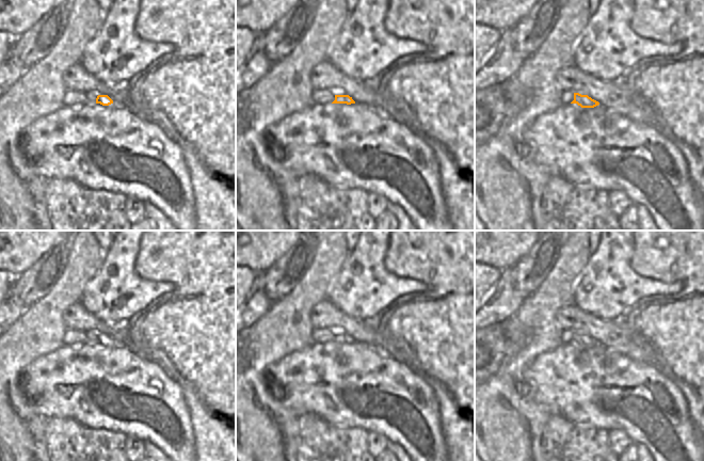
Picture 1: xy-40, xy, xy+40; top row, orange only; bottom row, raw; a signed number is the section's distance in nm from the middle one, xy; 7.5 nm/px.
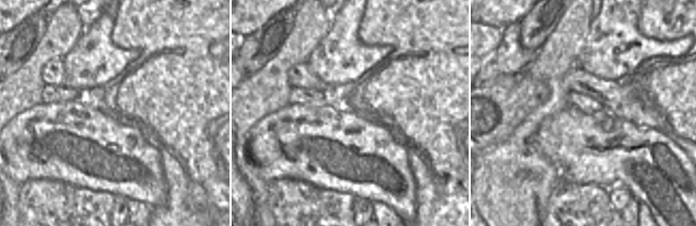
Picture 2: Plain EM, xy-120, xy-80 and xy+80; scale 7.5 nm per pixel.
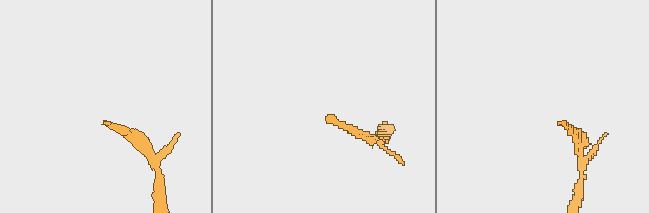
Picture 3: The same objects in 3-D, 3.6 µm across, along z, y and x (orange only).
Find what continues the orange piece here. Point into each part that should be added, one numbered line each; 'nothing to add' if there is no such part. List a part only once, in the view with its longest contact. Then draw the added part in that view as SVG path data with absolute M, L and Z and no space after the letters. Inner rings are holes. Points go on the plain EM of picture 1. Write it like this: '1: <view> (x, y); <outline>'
1: xy+40 (566, 336); M563 330L561 333L561 339L563 343L570 343L574 339L574 332Z

